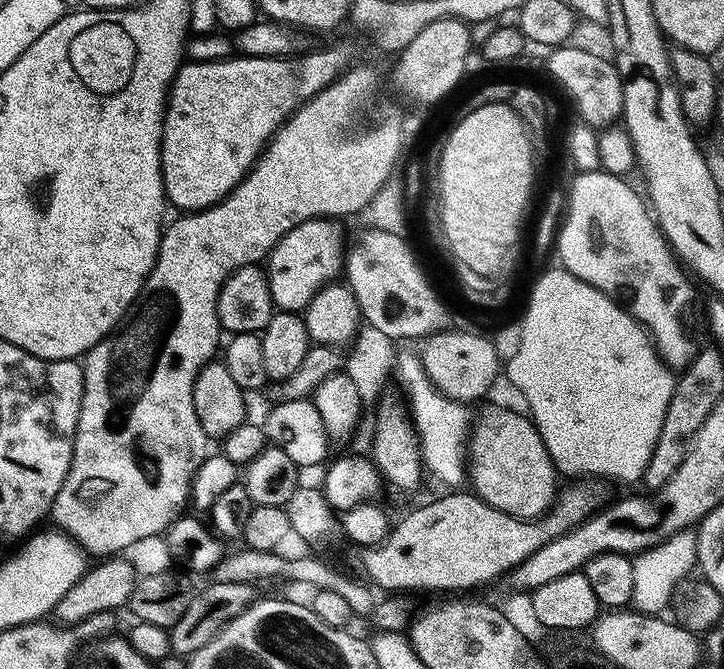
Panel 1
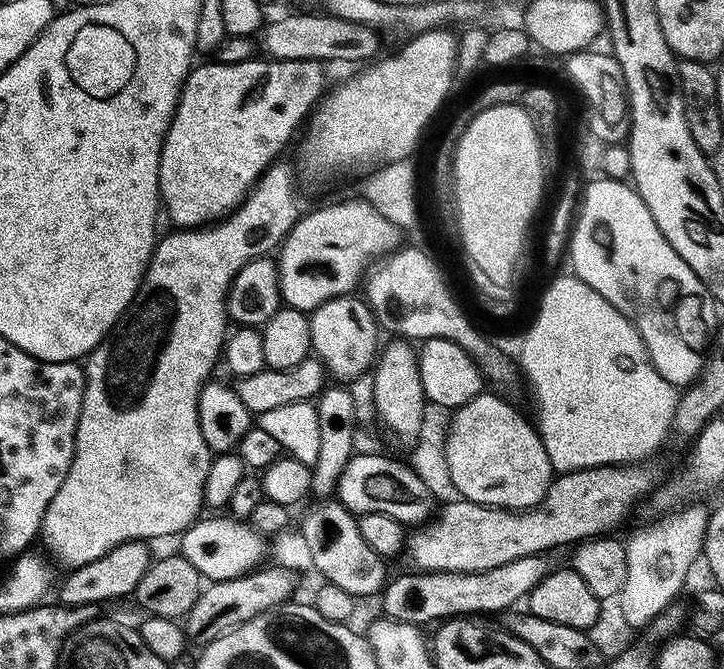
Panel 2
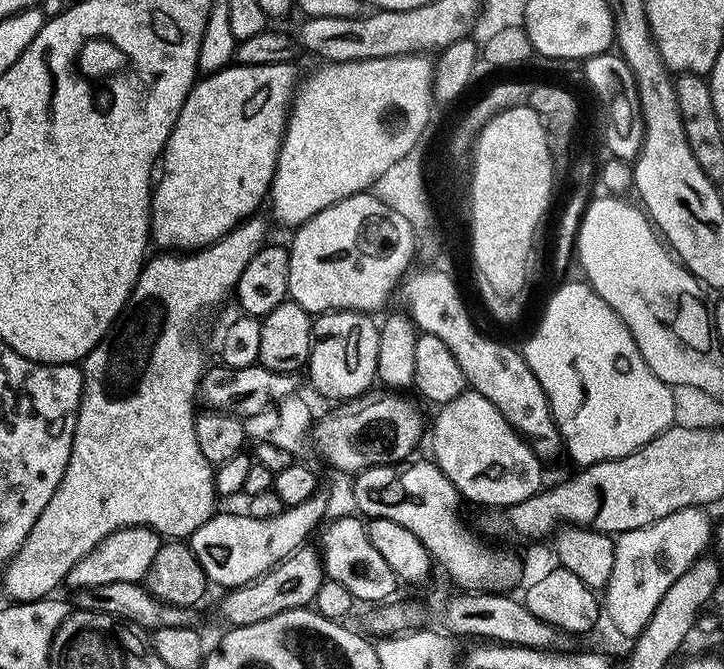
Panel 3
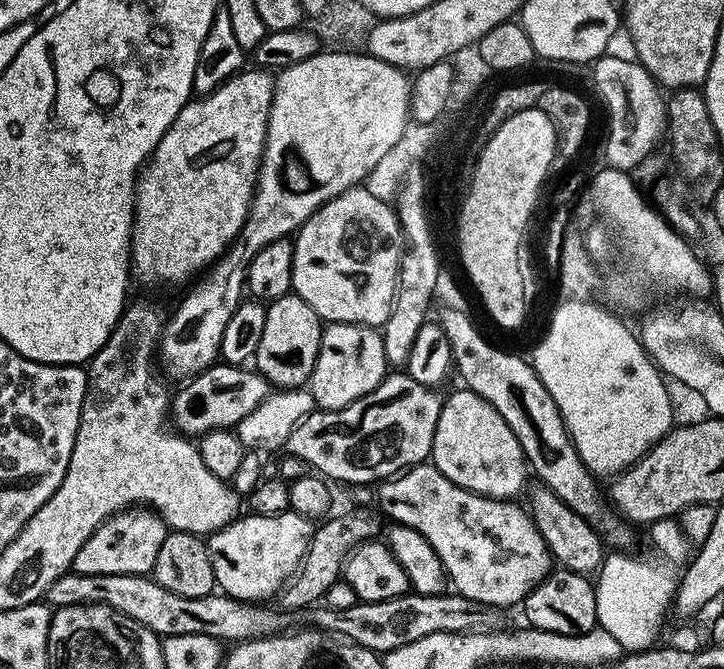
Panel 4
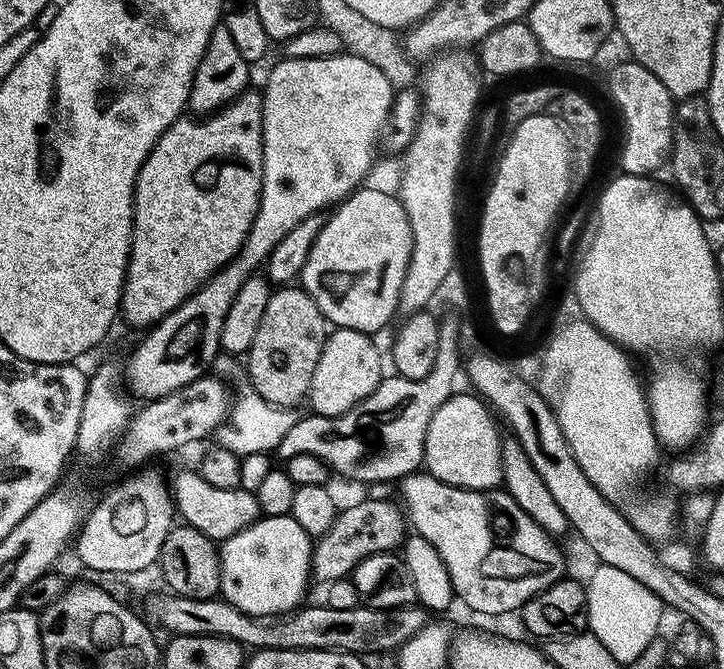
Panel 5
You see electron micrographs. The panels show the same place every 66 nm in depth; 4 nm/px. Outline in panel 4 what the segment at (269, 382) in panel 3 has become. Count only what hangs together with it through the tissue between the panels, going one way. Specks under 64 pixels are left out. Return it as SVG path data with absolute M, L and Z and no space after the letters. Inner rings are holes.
M217 362L206 371L191 377L185 384L188 384L185 388L180 388L177 392L175 389L174 395L170 400L170 412L174 417L175 431L189 438L205 436L207 432L213 432L218 428L235 429L236 425L240 424L254 410L258 410L258 406L262 406L262 402L269 399L270 396L270 385L264 375L251 367L239 364Z

